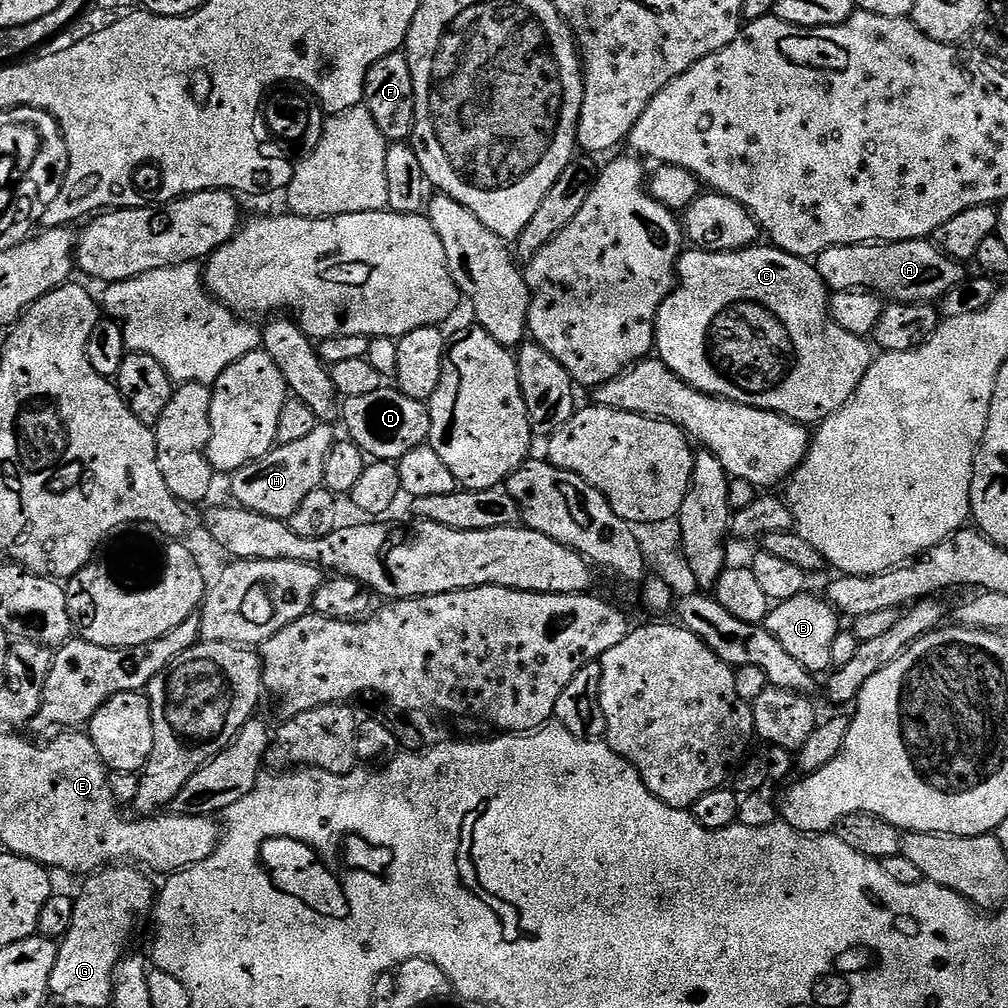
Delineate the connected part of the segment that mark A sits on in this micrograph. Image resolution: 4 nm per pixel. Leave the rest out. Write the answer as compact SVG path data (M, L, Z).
M928 238L893 244L840 244L836 248L824 249L815 257L814 263L822 282L826 282L832 292L867 290L897 304L939 301L966 276L960 269L963 267Z

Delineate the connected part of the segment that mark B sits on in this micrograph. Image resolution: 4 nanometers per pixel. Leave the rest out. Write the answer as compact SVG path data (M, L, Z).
M805 594L789 600L781 600L769 611L764 627L782 642L783 648L813 674L827 673L832 668L830 649L834 647L834 638L842 631L842 620L835 608L823 595Z

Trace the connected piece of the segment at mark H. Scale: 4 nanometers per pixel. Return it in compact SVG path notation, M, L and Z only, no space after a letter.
M328 422L317 423L307 438L302 438L299 442L277 444L260 460L250 462L231 473L232 496L236 499L233 501L241 508L287 521L294 510L298 510L298 505L305 500L306 494L324 483L326 458L330 458L330 450L338 439L337 433L332 433L332 427Z

